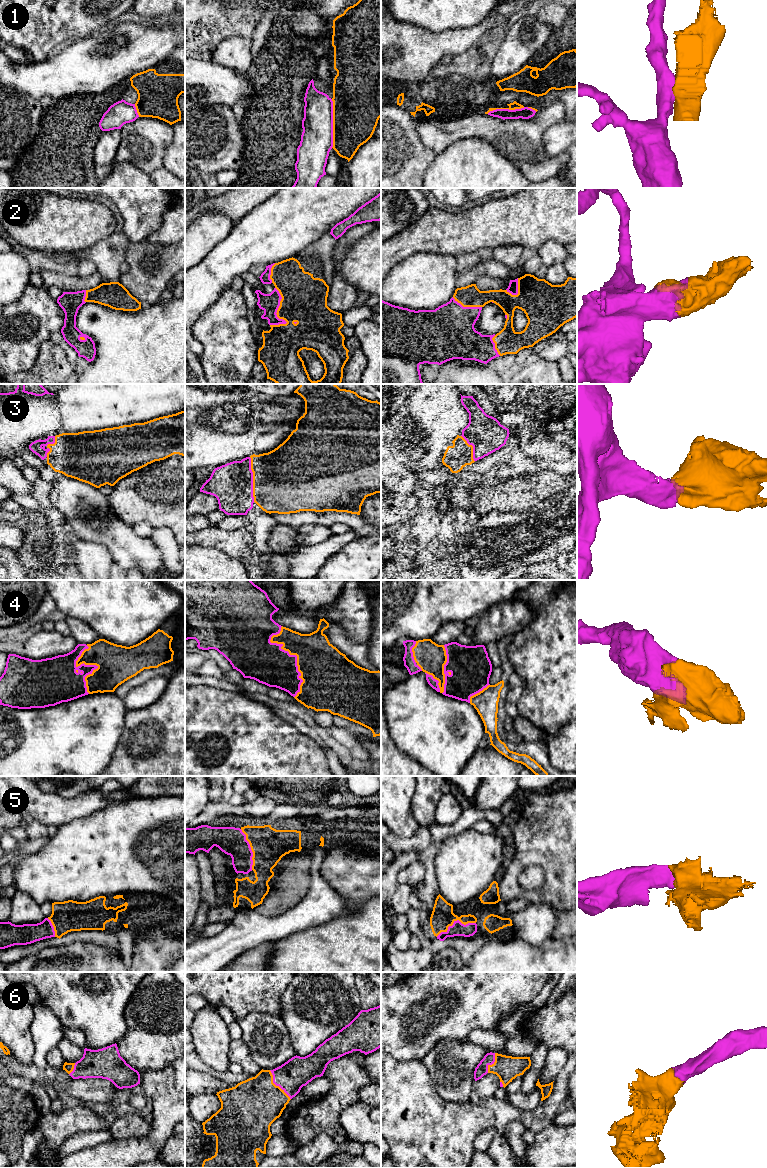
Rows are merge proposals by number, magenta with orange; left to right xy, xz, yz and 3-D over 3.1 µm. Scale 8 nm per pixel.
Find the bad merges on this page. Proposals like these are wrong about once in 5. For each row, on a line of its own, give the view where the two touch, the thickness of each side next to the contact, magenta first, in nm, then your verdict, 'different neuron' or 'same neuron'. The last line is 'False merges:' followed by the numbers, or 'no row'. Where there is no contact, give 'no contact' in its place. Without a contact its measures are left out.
1: xz | 260/400 nm | different neuron
2: xz | 150/360 nm | same neuron
3: xz | 340/500 nm | same neuron
4: xz | 320/360 nm | same neuron
5: yz | 110/180 nm | same neuron
6: xz | 240/420 nm | same neuron
False merges: 1

